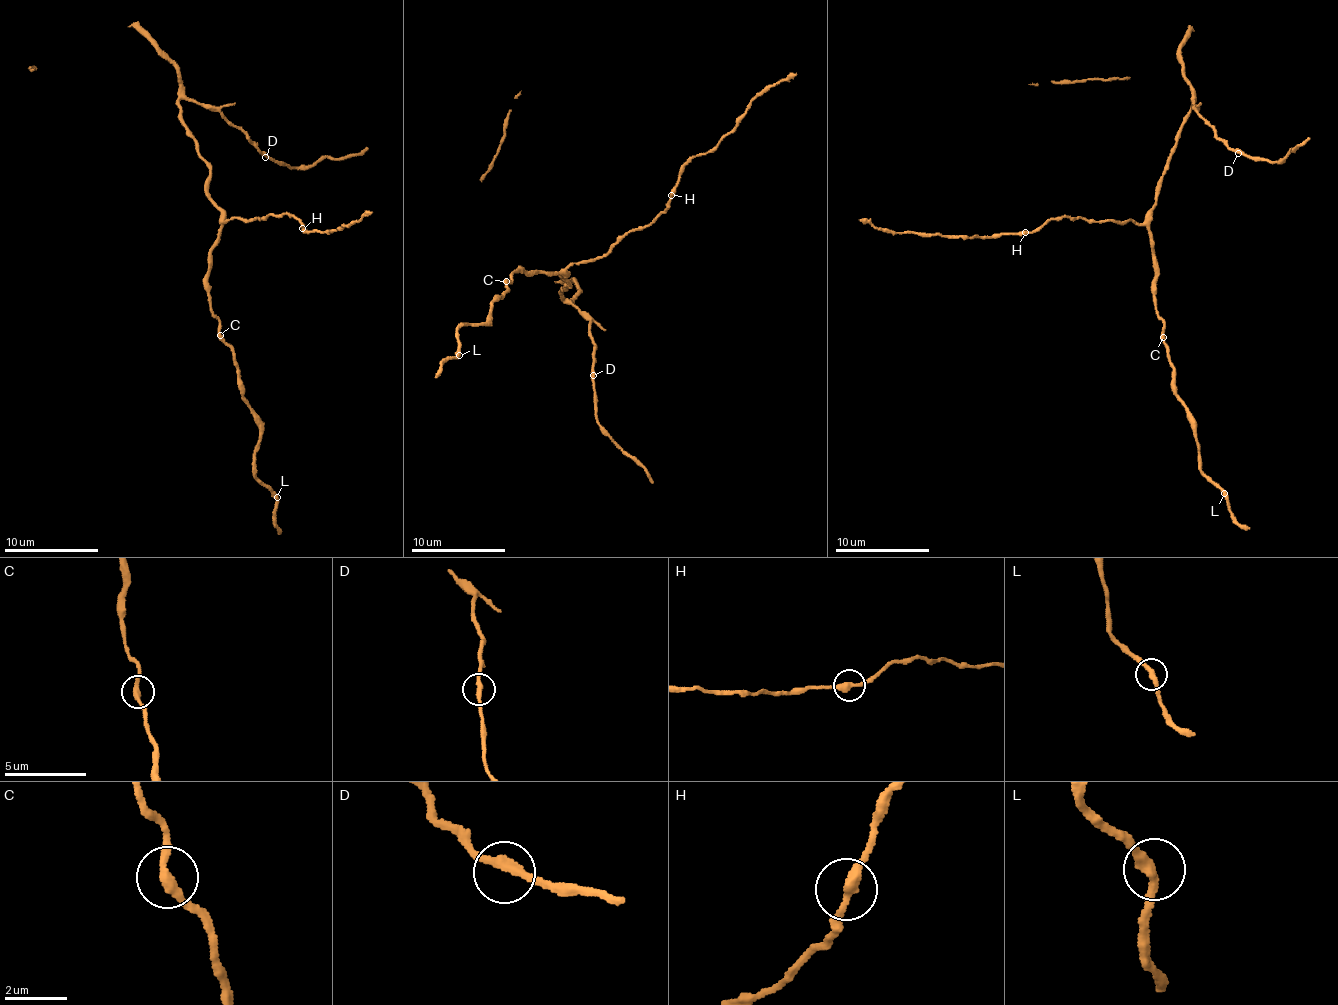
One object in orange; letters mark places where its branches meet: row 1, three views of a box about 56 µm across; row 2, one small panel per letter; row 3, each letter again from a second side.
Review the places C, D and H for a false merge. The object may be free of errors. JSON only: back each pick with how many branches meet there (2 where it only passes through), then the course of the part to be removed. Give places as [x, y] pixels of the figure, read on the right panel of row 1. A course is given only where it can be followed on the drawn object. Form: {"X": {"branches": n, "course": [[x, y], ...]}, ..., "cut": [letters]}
{"cut": []}

